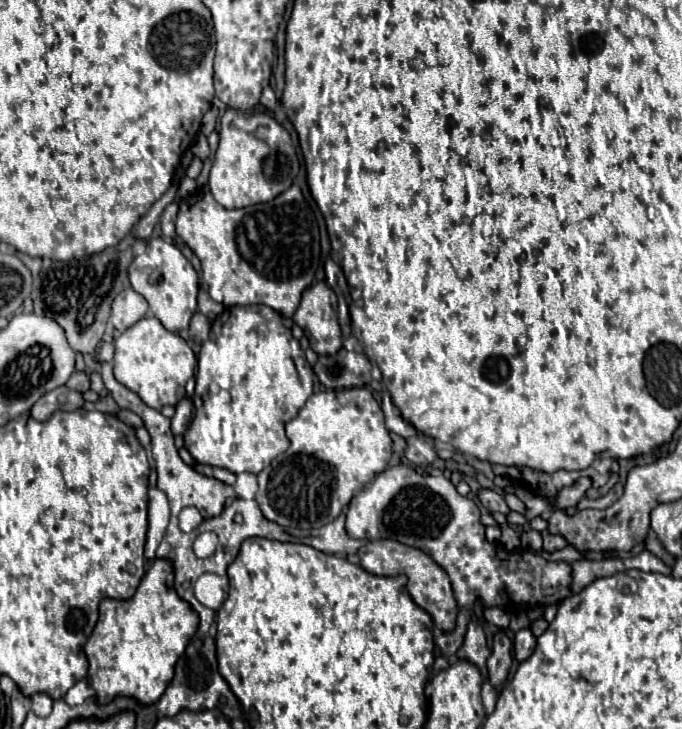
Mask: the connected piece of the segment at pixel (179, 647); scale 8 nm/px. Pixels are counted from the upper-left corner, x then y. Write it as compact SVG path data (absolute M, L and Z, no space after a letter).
M154 561L154 565L146 571L140 587L134 597L128 601L104 599L100 603L100 619L84 645L84 653L88 657L88 685L94 689L94 697L100 705L112 703L116 697L132 697L140 705L152 705L160 699L170 679L174 677L174 665L178 657L184 653L188 641L198 629L198 615L174 593L170 565L166 561Z

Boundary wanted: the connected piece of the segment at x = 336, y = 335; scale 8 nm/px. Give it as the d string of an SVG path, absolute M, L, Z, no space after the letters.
M314 283L310 289L306 289L306 293L302 293L302 303L292 315L292 321L302 327L304 335L310 341L310 347L318 355L334 355L342 349L342 331L336 317L336 295L326 283Z

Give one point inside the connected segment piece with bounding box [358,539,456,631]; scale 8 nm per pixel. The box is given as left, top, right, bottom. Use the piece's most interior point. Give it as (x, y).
(429, 586)

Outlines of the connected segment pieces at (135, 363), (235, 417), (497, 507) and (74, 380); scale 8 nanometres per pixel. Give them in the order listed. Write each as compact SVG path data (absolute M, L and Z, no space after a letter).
M144 317L114 339L114 377L134 391L148 407L162 409L184 399L184 385L194 375L196 355L188 343L162 327L156 317Z
M266 305L228 307L220 317L216 317L216 319L212 321L210 337L208 337L208 341L202 345L200 355L197 356L197 361L197 373L195 376L196 385L192 398L195 407L194 415L196 416L194 416L192 420L193 424L191 424L188 427L188 431L184 433L186 449L188 449L188 451L190 451L190 455L192 455L198 463L202 463L202 465L222 467L222 469L228 469L228 471L232 471L232 473L236 473L236 475L238 475L238 473L244 473L244 471L248 471L248 473L260 473L264 467L268 467L268 465L270 465L270 461L272 461L274 457L278 457L278 455L284 453L286 449L288 449L290 441L288 441L288 437L286 437L285 434L285 424L290 421L290 419L294 419L294 417L298 415L298 411L304 407L306 399L310 396L310 392L305 392L306 387L303 389L302 385L300 385L298 371L296 371L296 367L294 367L294 361L307 361L299 340L293 337L290 329L286 329L286 327L282 325L280 315L278 315L274 309L266 307Z
M482 489L480 491L480 501L482 501L482 505L488 509L488 511L492 511L492 513L502 513L502 515L508 515L510 513L510 507L506 505L506 501L504 501L504 497L500 495L500 493L494 493L494 491L488 491L488 489Z
M74 373L72 377L70 377L70 381L66 383L66 387L68 389L74 389L74 391L80 391L80 393L86 393L88 389L90 389L90 379L88 379L88 375L86 373Z

